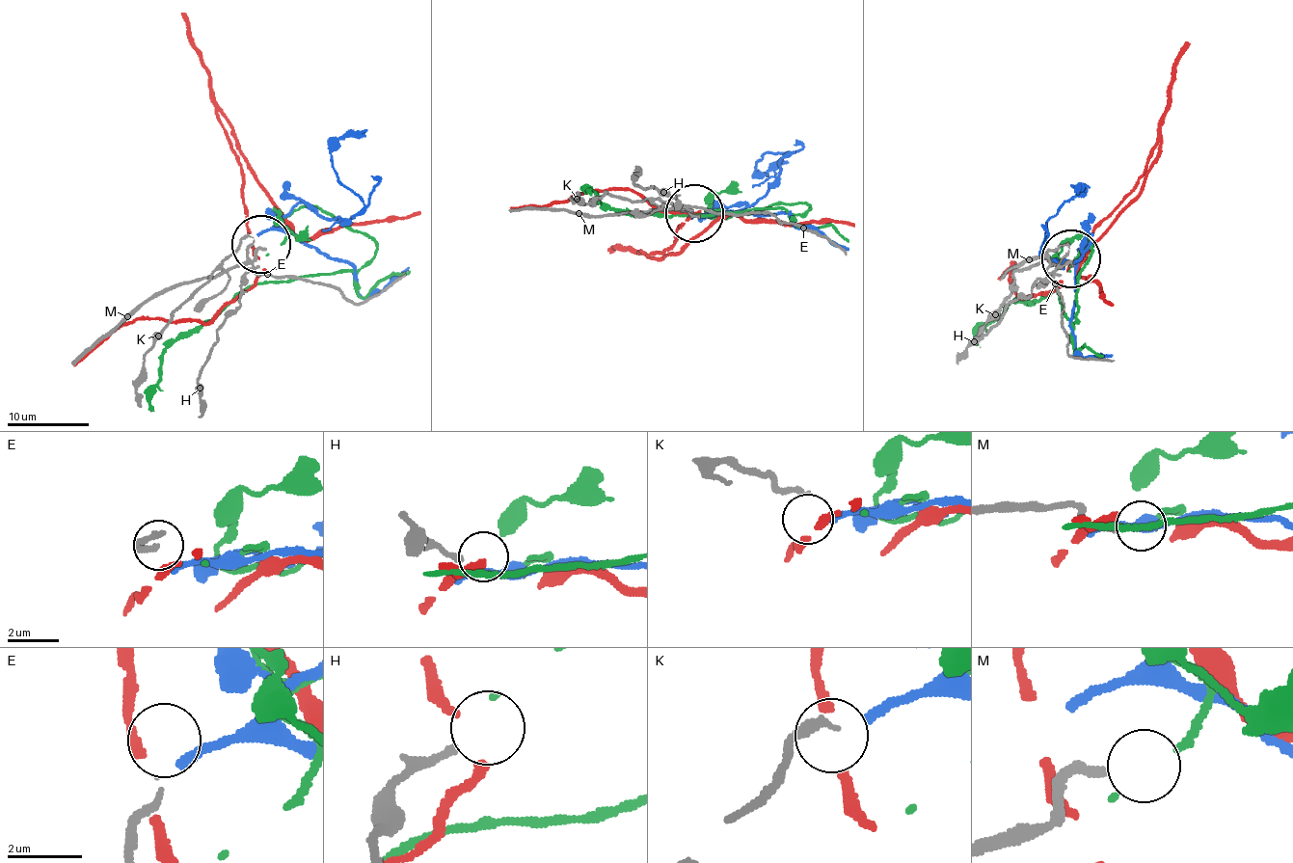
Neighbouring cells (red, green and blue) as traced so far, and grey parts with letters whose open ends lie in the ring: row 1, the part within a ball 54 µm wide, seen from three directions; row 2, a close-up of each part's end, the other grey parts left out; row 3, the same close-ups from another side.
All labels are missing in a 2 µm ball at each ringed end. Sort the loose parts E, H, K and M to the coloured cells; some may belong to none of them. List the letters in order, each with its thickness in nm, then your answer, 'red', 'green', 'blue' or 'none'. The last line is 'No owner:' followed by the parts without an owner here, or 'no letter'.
E: 130 nm thick; none
H: 180 nm thick; green
K: 190 nm thick; blue
M: 240 nm thick; none
No owner: E, M

